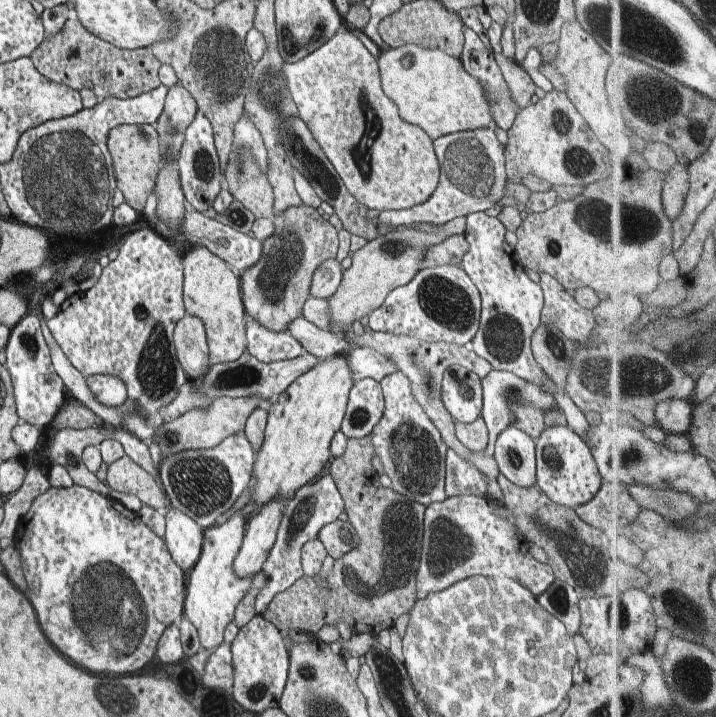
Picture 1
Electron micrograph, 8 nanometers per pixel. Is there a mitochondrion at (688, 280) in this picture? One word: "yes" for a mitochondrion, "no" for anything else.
no

